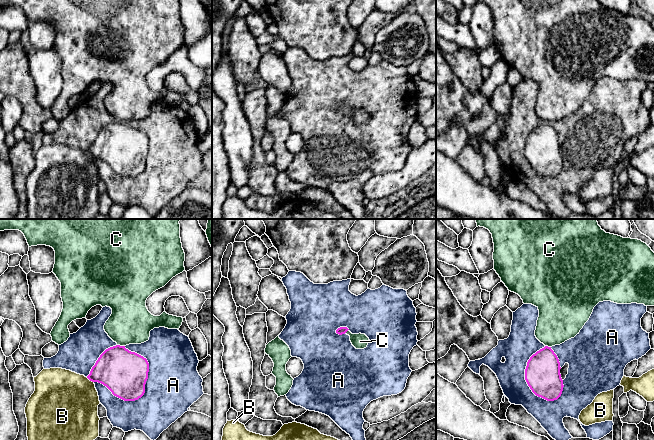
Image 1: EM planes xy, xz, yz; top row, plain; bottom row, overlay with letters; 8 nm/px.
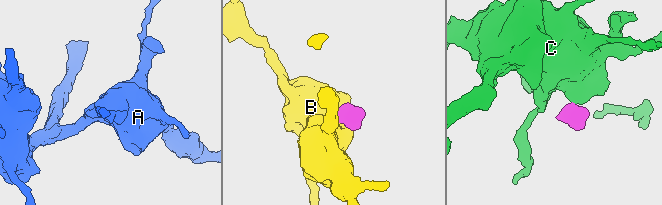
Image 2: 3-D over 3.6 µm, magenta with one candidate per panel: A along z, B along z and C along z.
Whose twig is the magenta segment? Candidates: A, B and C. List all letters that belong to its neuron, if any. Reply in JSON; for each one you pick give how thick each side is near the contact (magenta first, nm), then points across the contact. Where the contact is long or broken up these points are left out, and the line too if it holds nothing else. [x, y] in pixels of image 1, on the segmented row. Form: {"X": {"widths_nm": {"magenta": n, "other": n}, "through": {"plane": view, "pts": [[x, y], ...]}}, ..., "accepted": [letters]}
{"B": {"widths_nm": {"magenta": 340, "other": 480}, "through": {"plane": "xy", "pts": [[117, 368], [100, 372], [90, 380], [68, 402]]}}, "accepted": ["B"]}

